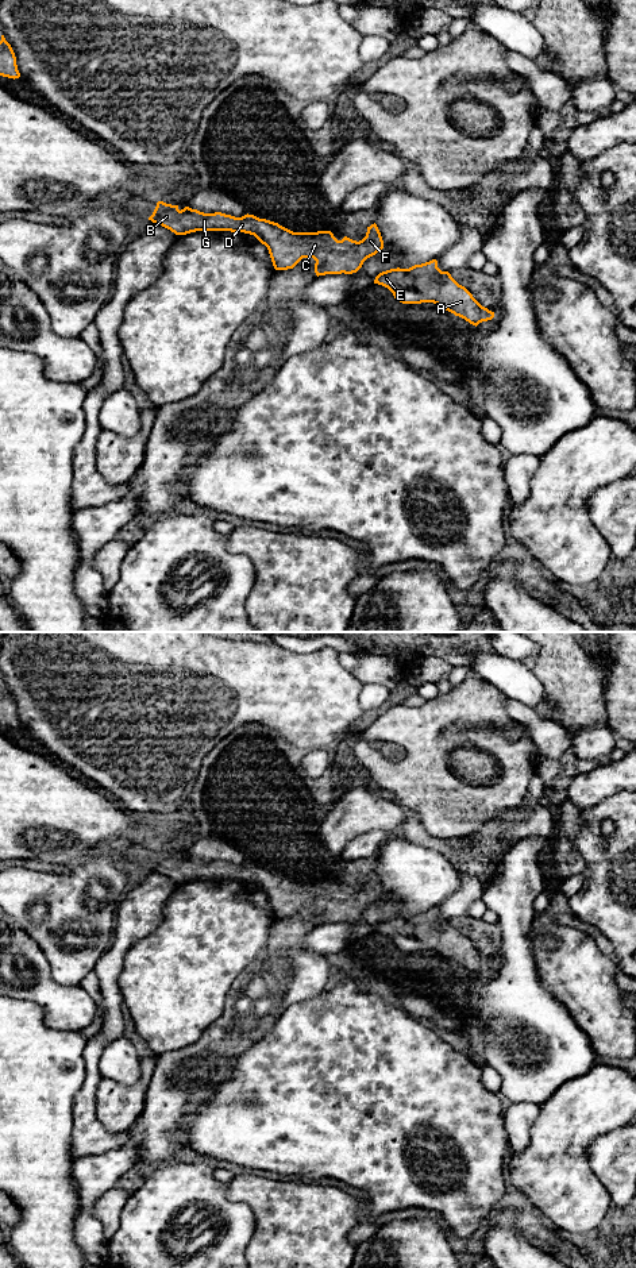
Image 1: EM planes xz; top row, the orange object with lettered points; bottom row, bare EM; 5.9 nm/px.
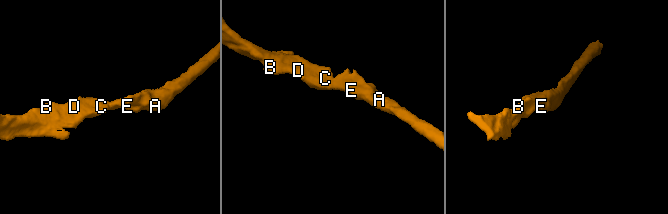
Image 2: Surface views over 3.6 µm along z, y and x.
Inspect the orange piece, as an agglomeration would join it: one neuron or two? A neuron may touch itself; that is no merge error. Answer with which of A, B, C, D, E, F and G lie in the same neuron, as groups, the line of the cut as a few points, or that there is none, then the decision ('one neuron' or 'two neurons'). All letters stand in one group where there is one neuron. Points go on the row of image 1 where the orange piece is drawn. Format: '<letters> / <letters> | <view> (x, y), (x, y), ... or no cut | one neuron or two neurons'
A B C D E F G | no cut | one neuron

